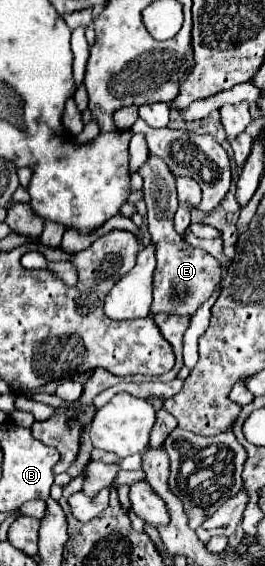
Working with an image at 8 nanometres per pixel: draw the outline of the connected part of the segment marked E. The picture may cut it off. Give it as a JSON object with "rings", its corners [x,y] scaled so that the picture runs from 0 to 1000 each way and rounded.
{"rings":[[[558,274],[558,284],[528,295],[528,309],[543,313],[543,355],[558,366],[558,408],[574,415],[574,429],[589,436],[589,475],[581,475],[581,535],[566,553],[649,553],[717,560],[732,549],[808,518],[815,504],[838,493],[830,465],[755,438],[725,436],[694,426],[687,415],[657,408],[657,376],[672,369],[664,348],[664,316],[626,295],[611,281],[589,274]]]}

